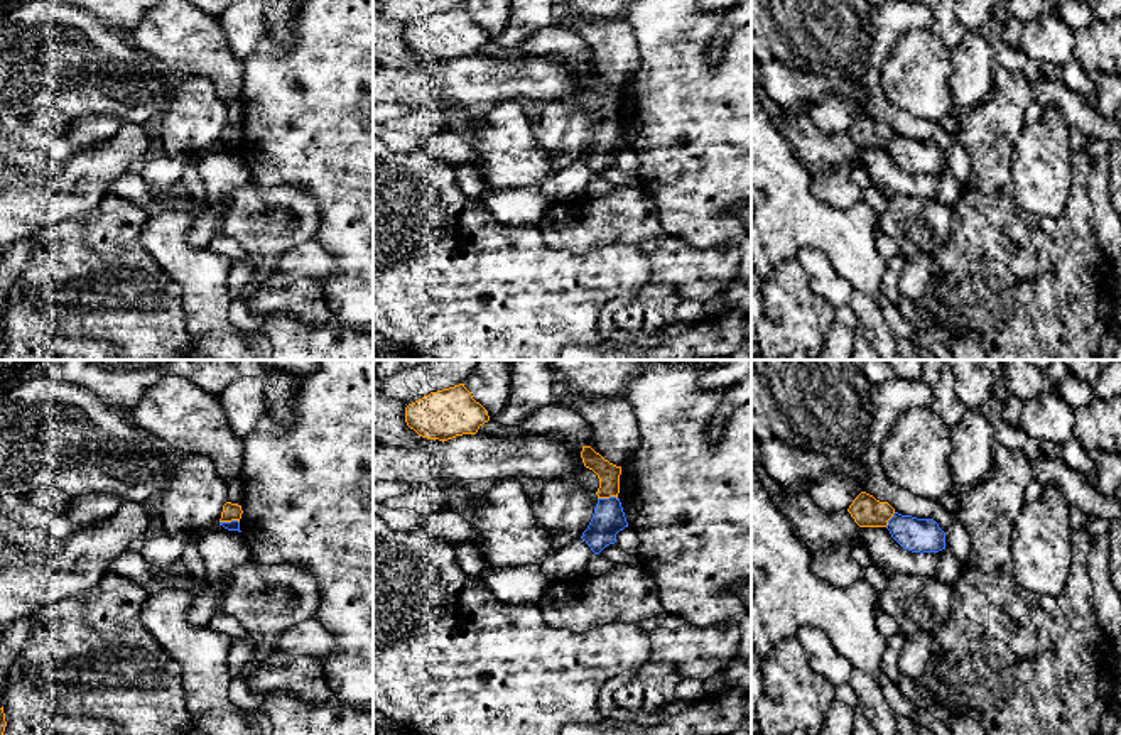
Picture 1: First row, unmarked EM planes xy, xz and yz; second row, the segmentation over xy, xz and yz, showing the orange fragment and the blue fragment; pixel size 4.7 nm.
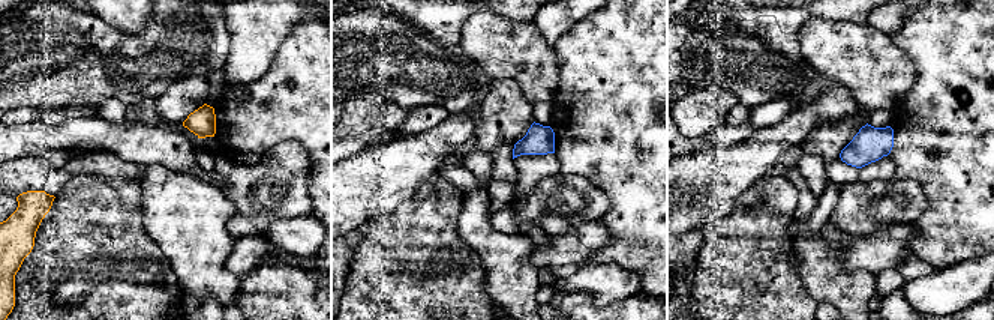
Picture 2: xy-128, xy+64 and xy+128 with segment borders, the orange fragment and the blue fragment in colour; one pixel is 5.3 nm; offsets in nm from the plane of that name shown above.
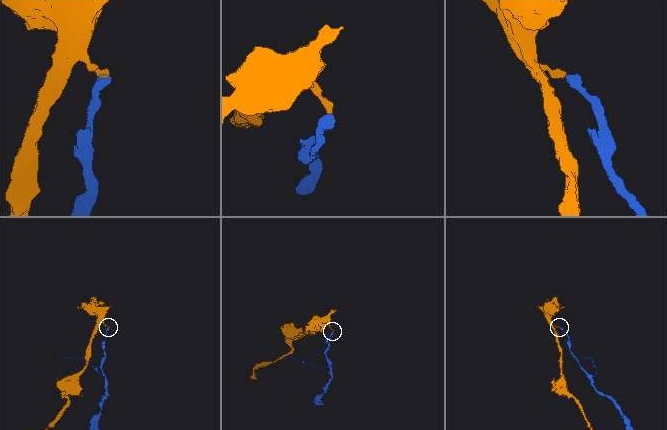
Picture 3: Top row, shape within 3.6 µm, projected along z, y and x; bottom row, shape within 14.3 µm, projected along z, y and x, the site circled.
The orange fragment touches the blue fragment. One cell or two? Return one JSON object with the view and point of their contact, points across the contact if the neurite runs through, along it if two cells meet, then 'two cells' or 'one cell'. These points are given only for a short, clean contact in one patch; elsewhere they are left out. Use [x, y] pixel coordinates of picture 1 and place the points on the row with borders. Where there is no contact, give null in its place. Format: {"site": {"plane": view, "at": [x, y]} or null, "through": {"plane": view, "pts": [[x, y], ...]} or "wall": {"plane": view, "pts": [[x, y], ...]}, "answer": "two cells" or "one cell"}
{"site": {"plane": "xz", "at": [606, 497]}, "wall": {"plane": "xz", "pts": [[617, 497], [598, 499]]}, "answer": "two cells"}

